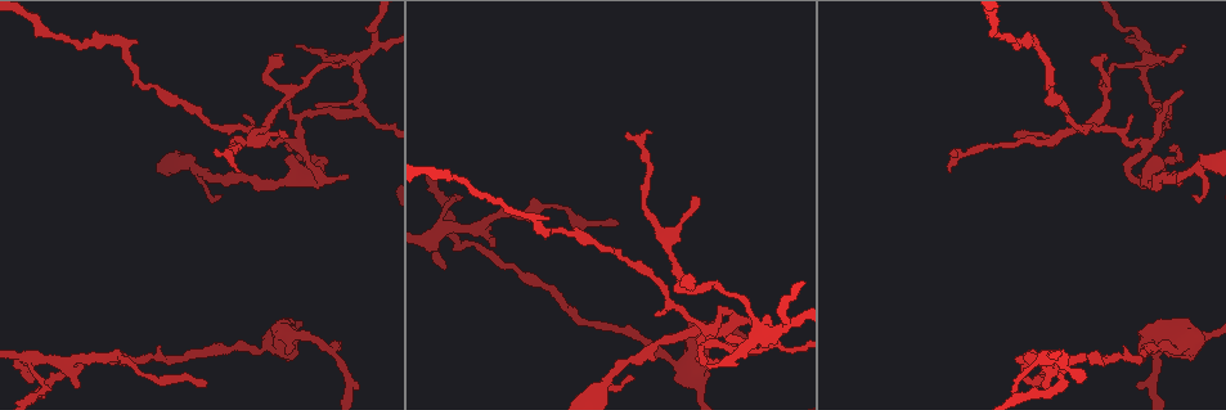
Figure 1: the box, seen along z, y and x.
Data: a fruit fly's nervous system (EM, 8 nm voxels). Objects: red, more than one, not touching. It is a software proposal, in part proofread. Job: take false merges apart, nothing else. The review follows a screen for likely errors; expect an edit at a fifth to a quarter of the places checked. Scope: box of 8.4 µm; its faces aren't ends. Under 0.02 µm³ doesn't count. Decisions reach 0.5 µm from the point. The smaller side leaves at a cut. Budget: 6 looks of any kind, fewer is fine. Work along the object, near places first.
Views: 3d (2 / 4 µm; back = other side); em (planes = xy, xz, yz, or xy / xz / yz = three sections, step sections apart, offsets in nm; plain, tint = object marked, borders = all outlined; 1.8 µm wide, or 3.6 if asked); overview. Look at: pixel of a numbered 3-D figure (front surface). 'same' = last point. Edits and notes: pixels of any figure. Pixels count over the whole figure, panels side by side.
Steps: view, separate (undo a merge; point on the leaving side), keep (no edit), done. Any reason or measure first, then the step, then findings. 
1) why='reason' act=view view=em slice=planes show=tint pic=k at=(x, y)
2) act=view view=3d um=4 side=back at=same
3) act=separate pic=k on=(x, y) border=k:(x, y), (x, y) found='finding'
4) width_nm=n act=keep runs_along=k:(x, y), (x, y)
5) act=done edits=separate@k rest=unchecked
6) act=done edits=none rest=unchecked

why='a fork' act=view view=em slice=planes show=tint pic=1 at=(478, 226)

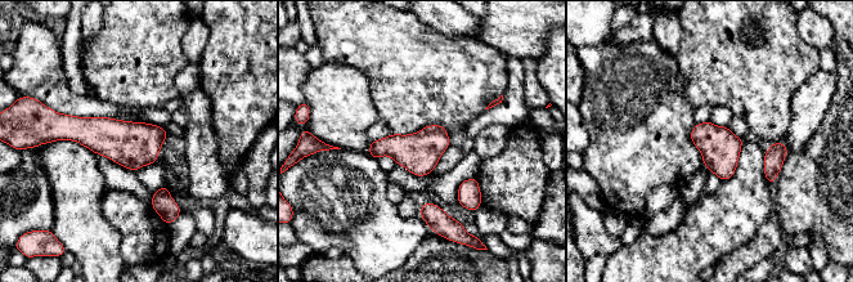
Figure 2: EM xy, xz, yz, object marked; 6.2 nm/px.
act=keep found='all the same neuron'

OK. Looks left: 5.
why='thin neck' act=view view=3d um=4 pic=1 at=(648, 188)

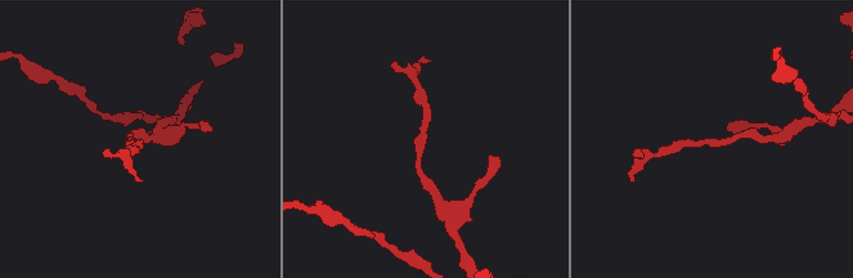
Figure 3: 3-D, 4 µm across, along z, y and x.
why='shape alone is not enough' act=view view=em um=3.6 slice=yz step=8 show=tint pic=3 at=(420, 139)

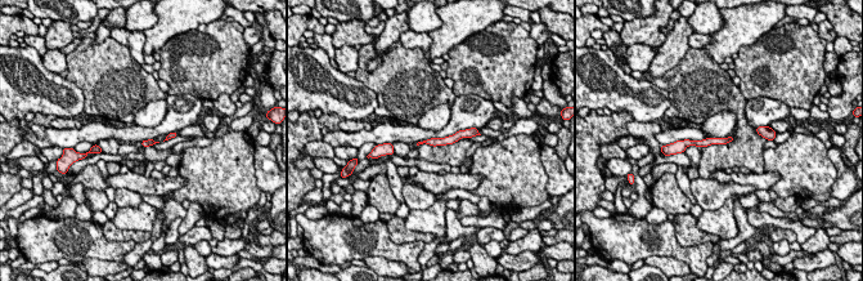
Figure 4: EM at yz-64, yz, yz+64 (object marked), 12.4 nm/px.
act=keep runs_along=4:(728, 139), (682, 143) found='one neuron here'

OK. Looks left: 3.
why='three arms meet' act=view view=3d um=4 pic=1 at=(1142, 69)

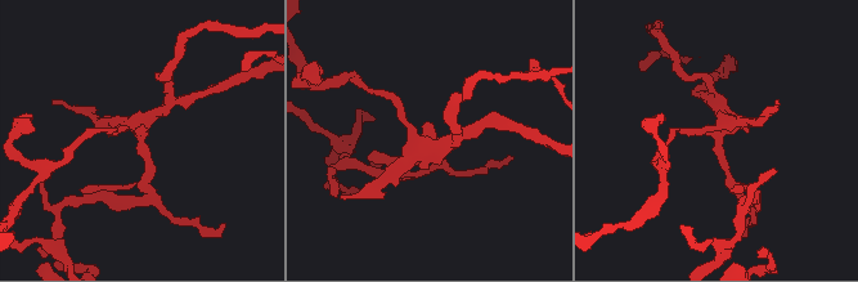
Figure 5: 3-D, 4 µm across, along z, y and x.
why='now the EM' act=view view=em slice=planes show=tint pic=5 at=(141, 132)

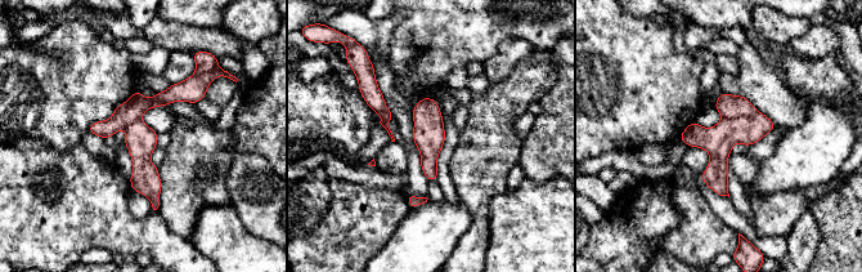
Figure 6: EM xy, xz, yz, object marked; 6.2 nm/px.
act=separate pic=6 on=(728, 106) found='a second neuron is stuck on'

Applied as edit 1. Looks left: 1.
act=done edits=separate@6 rest=unchecked

